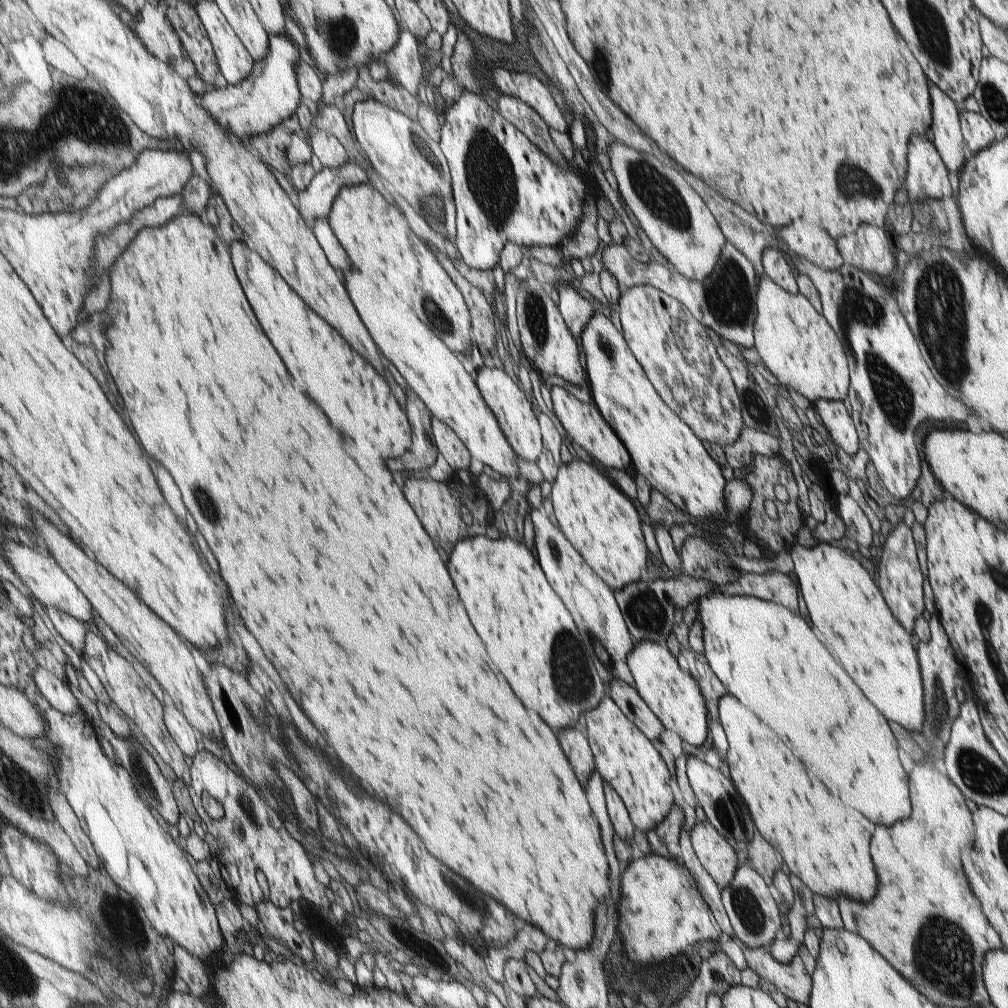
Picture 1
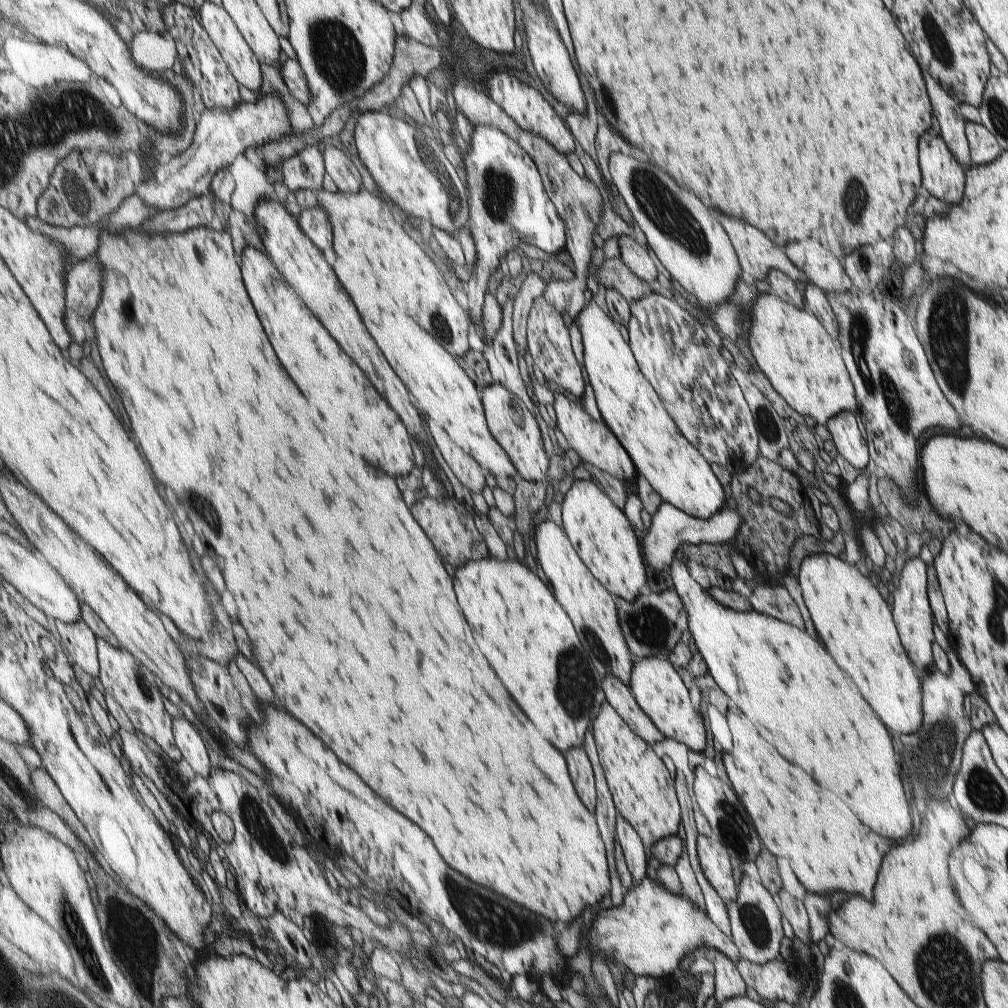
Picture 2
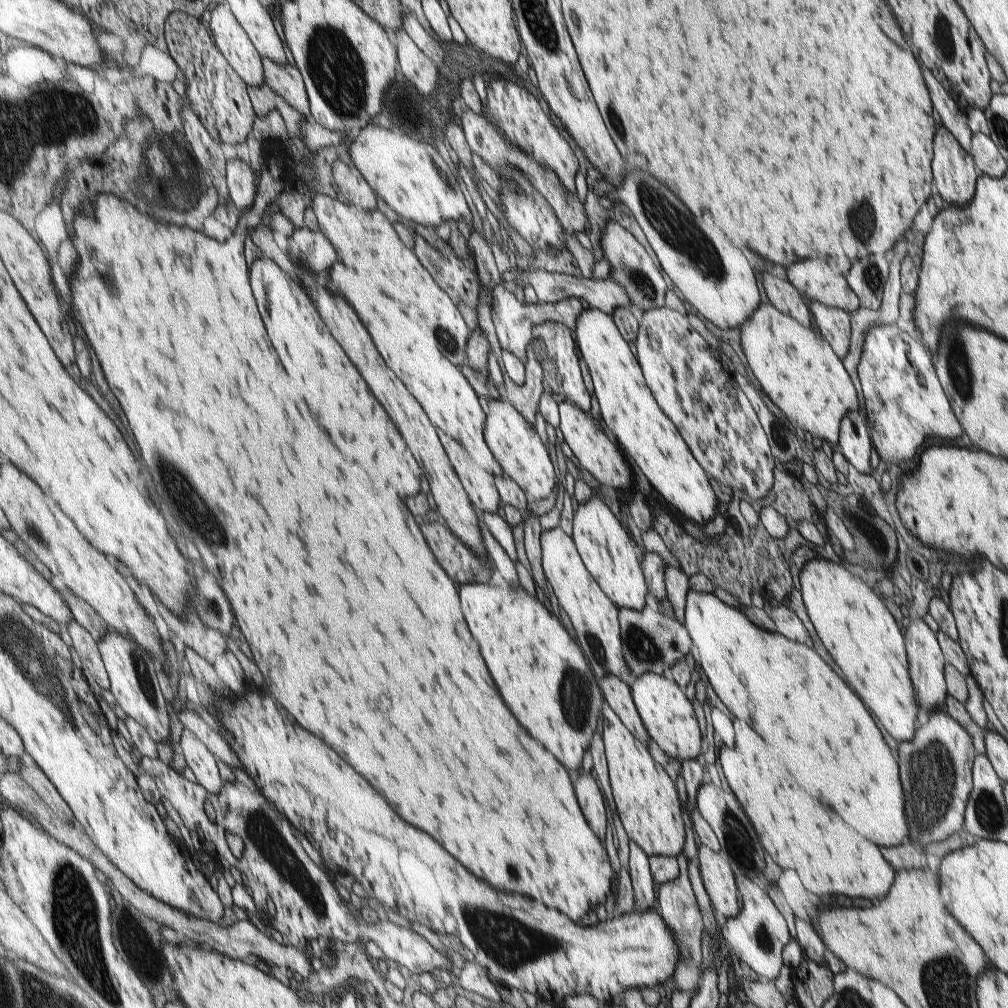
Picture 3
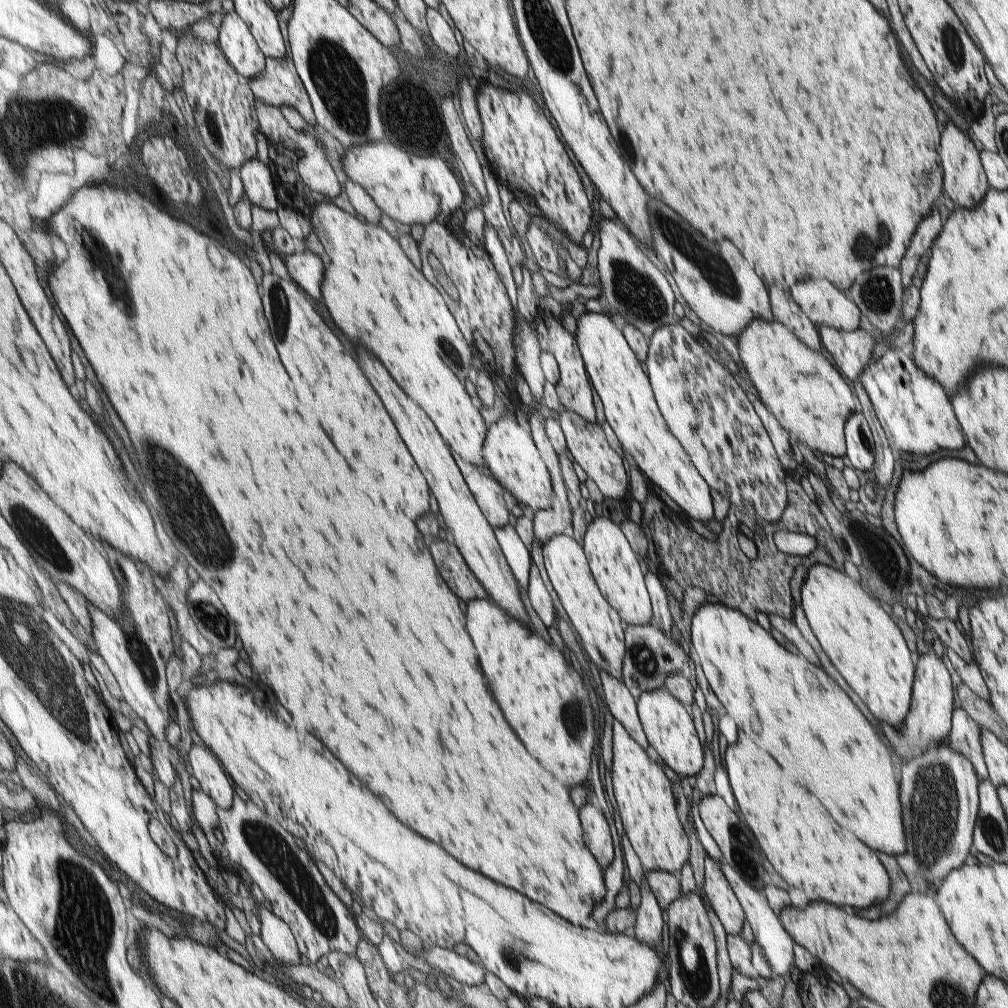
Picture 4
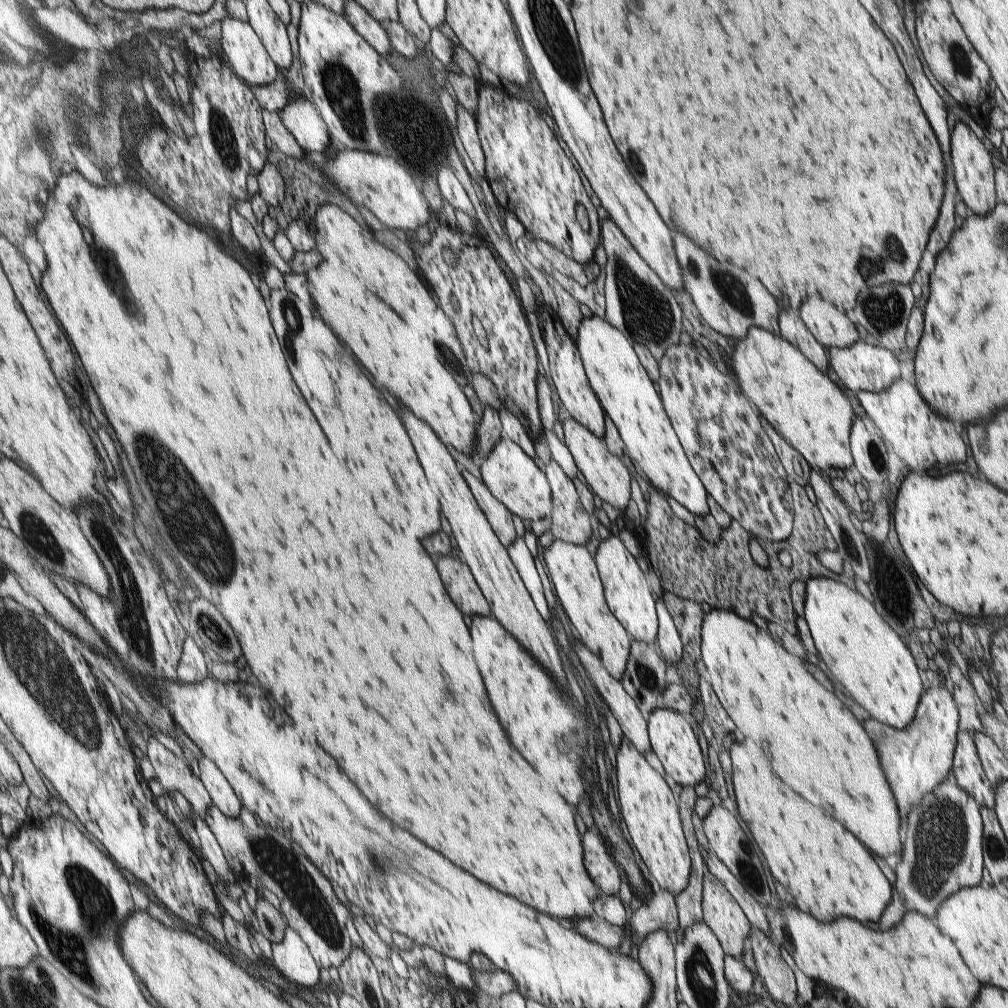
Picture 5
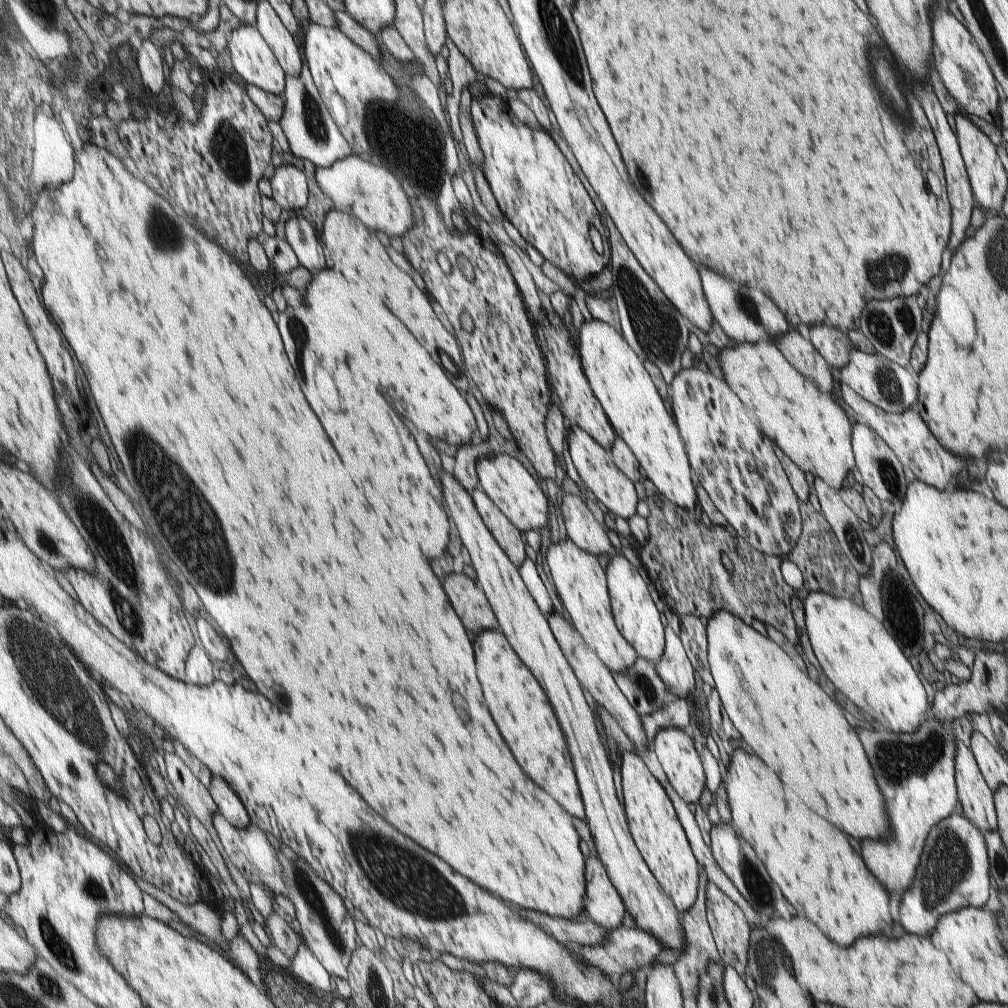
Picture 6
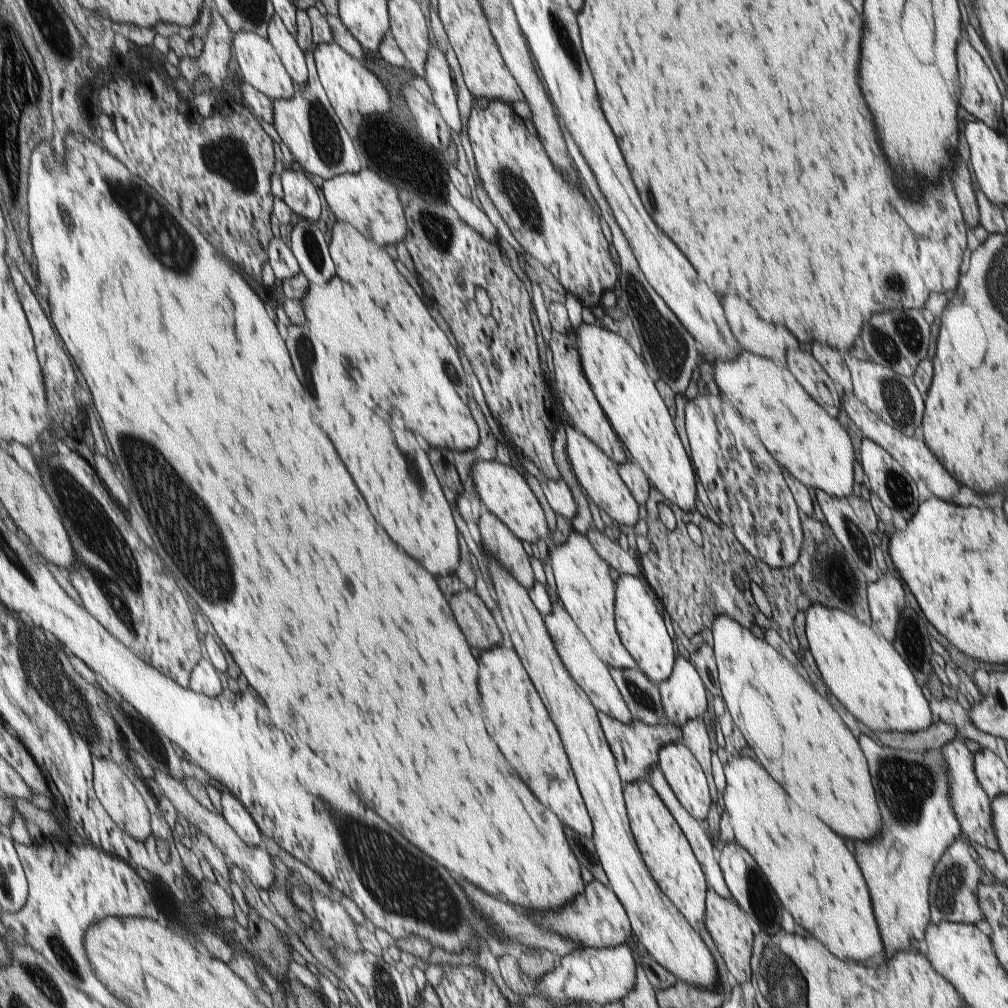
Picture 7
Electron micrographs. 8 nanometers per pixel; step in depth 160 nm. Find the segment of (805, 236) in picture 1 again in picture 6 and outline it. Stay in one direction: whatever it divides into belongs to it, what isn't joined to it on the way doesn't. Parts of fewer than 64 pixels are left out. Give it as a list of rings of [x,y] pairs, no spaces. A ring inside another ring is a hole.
[[[815,325],[808,328],[809,342],[823,357],[829,368],[841,370],[847,366],[852,346],[846,337],[835,327]]]

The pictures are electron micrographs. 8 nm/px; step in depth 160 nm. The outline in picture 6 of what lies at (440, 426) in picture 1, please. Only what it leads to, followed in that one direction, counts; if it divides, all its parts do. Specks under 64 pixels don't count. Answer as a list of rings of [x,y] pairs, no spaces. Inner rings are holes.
[[[477,487],[475,491],[471,492],[470,496],[483,524],[488,528],[511,564],[518,569],[526,559],[525,554],[523,554],[521,534],[517,532],[509,518],[497,508],[481,488]]]

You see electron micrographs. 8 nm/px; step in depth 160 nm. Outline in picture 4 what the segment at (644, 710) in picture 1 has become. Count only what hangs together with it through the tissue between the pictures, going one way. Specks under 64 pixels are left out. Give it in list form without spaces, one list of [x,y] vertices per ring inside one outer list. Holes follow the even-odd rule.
[[[601,672],[599,676],[605,704],[612,717],[620,722],[621,726],[625,726],[624,729],[629,730],[629,734],[633,734],[633,738],[637,738],[637,742],[641,742],[641,748],[645,750],[648,742],[638,719],[634,698],[622,681],[618,681],[607,672]]]

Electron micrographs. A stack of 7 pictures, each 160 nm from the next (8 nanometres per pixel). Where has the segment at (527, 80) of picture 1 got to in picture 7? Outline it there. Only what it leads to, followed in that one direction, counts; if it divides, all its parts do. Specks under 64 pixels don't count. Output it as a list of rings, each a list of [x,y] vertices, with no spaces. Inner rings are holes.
[[[491,100],[481,110],[473,102],[467,121],[467,134],[481,188],[517,244],[529,256],[538,260],[541,266],[548,270],[564,290],[572,294],[582,306],[589,309],[597,306],[601,294],[605,290],[613,290],[618,276],[609,258],[609,244],[601,234],[597,214],[591,210],[589,202],[581,196],[576,187],[572,186],[572,183],[568,182],[568,179],[564,178],[564,175],[560,174],[560,171],[556,170],[543,144],[525,130],[521,118],[509,112],[507,103]]]

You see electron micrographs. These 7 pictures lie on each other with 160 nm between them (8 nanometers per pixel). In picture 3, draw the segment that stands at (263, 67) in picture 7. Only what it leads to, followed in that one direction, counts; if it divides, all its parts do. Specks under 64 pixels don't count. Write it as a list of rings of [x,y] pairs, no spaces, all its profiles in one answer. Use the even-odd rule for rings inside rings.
[[[228,2],[213,9],[209,24],[214,42],[249,88],[263,85],[265,73],[261,53]]]

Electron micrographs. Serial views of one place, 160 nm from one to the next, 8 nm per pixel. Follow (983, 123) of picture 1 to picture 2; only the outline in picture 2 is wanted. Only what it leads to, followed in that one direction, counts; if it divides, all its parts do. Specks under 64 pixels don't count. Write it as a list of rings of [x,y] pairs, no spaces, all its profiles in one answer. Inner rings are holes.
[[[967,121],[964,136],[968,143],[970,163],[972,165],[989,164],[1001,152],[993,134],[980,123]]]

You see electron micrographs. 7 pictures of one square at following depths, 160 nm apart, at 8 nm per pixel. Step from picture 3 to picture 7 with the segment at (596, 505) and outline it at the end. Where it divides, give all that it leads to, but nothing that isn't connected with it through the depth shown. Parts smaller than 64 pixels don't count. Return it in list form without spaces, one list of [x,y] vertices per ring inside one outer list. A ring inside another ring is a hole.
[[[618,575],[615,584],[615,628],[619,642],[633,658],[639,669],[653,684],[667,681],[675,665],[675,650],[673,642],[665,630],[661,616],[653,600],[647,594],[647,588],[637,578],[631,575]]]

